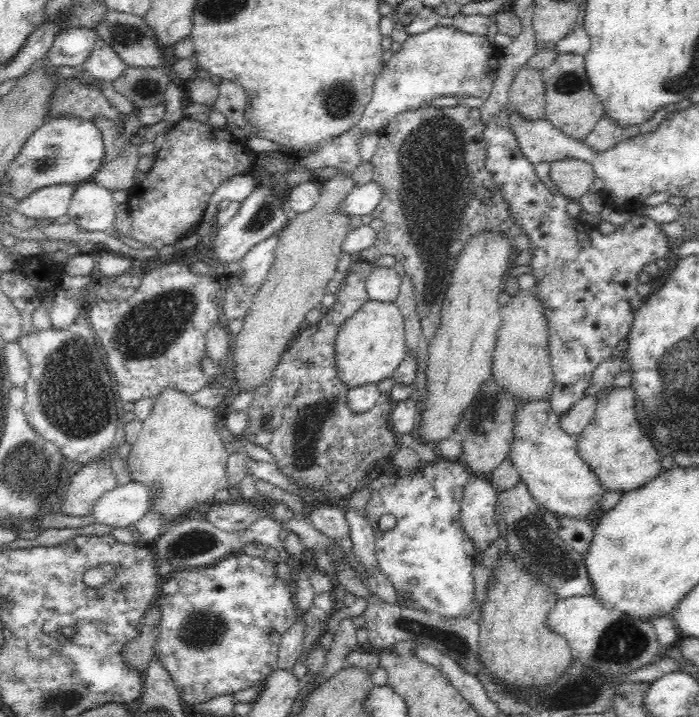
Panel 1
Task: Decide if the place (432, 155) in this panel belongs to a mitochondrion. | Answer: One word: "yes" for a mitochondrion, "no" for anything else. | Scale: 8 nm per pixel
yes

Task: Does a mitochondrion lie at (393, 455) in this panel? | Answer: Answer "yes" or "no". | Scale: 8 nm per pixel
no

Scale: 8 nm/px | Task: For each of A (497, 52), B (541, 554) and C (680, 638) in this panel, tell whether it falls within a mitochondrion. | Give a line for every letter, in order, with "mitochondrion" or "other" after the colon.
A: other
B: mitochondrion
C: other

